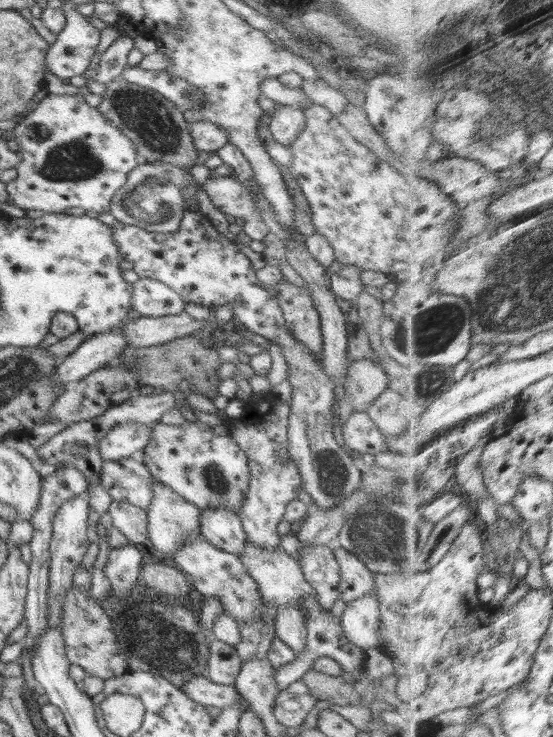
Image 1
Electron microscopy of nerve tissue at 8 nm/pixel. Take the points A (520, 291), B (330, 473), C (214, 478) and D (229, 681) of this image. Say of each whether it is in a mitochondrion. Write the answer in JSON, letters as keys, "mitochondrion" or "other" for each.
{"A":"mitochondrion","B":"mitochondrion","C":"mitochondrion","D":"other"}

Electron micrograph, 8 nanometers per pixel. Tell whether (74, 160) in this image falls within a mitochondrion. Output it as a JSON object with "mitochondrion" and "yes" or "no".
{"mitochondrion":"yes"}

